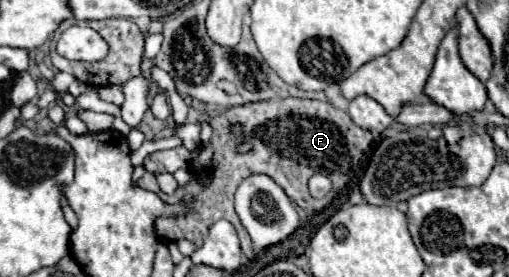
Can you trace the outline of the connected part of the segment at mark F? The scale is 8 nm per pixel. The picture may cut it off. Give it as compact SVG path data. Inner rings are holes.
M275 99L275 101L261 101L261 103L251 103L251 105L241 105L227 109L225 113L213 117L209 121L213 127L213 139L205 145L199 147L199 169L191 165L193 179L187 187L179 187L173 195L165 195L153 173L145 173L139 179L139 187L147 191L155 191L165 203L175 205L175 203L193 203L193 211L185 215L175 215L175 217L159 217L155 221L157 235L161 239L189 239L197 247L205 241L207 229L219 221L227 219L233 223L233 227L239 233L241 239L241 251L247 259L255 257L253 243L247 235L247 231L241 227L235 209L233 209L233 195L239 183L253 175L253 173L263 173L269 175L285 193L287 197L297 203L301 209L309 211L321 211L331 199L343 191L349 181L355 179L357 171L361 169L361 161L371 149L373 135L369 131L363 131L359 125L351 121L351 117L339 109L333 109L325 101L311 101L311 99ZM231 123L241 123L245 129L245 137L253 139L253 149L249 153L239 153L235 149L235 143L239 137L235 137L229 131ZM297 151L297 153L293 153ZM313 173L325 173L333 179L335 187L331 195L325 195L323 199L311 199L307 195L307 177ZM207 175L211 179L209 187L203 187L199 179ZM231 215L231 217L229 217Z

